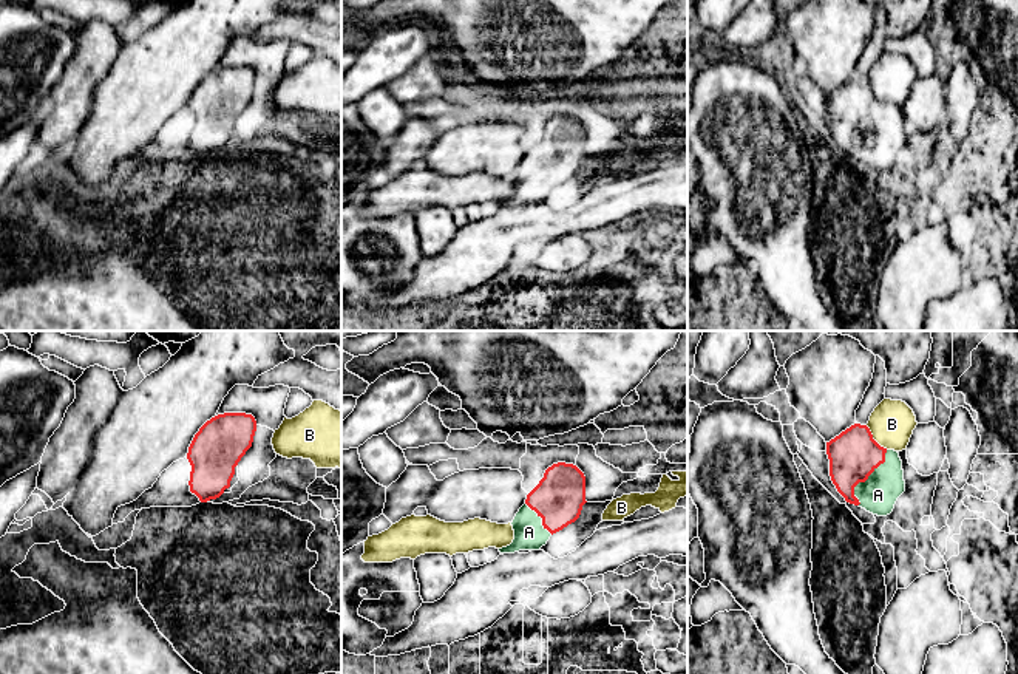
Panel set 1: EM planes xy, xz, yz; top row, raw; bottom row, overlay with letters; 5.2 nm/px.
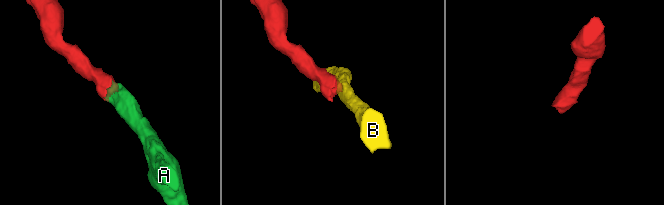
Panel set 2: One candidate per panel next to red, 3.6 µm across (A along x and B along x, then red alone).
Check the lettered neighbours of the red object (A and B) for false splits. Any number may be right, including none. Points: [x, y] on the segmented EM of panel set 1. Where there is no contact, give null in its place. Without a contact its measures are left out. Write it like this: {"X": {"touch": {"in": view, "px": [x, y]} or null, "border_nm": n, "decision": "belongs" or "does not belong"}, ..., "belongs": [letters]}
{"A": {"touch": {"in": "yz", "px": [865, 479]}, "border_nm": 320, "decision": "belongs"}, "B": {"touch": {"in": "yz", "px": [873, 439]}, "border_nm": 170, "decision": "does not belong"}, "belongs": ["A"]}

